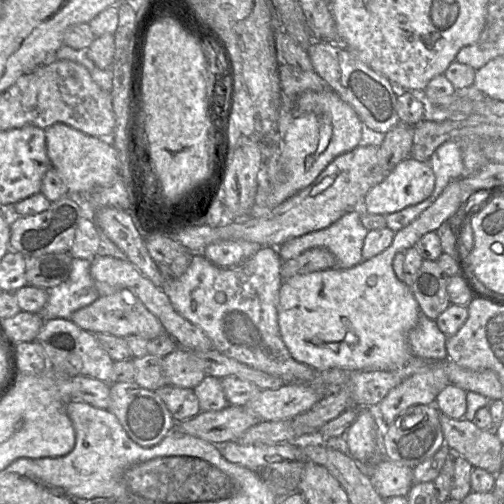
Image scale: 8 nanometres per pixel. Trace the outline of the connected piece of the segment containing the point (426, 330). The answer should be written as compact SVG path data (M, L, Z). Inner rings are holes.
M420 315L416 326L408 335L408 343L414 356L425 360L445 360L447 336L437 326L435 320Z

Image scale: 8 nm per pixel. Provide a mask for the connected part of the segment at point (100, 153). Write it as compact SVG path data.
M56 123L45 129L47 155L64 184L68 188L68 194L87 194L95 187L109 187L119 175L119 157L116 149L109 139L99 139L89 136L66 124Z

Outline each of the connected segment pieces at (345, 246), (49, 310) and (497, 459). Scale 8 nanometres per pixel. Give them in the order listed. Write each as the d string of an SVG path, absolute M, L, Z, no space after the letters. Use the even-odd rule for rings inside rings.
M353 208L346 212L340 219L335 221L329 227L321 230L306 233L295 237L277 247L277 252L282 261L287 261L299 256L304 251L311 248L326 248L336 258L336 267L340 269L349 269L363 261L362 247L368 230L361 223L362 210Z
M73 258L69 278L47 290L48 301L39 313L44 319L70 319L71 315L91 305L100 296L90 272L91 261Z
M440 413L440 424L445 445L455 455L464 457L473 467L484 469L492 474L503 470L502 443L493 430L481 430L473 421L452 419Z

